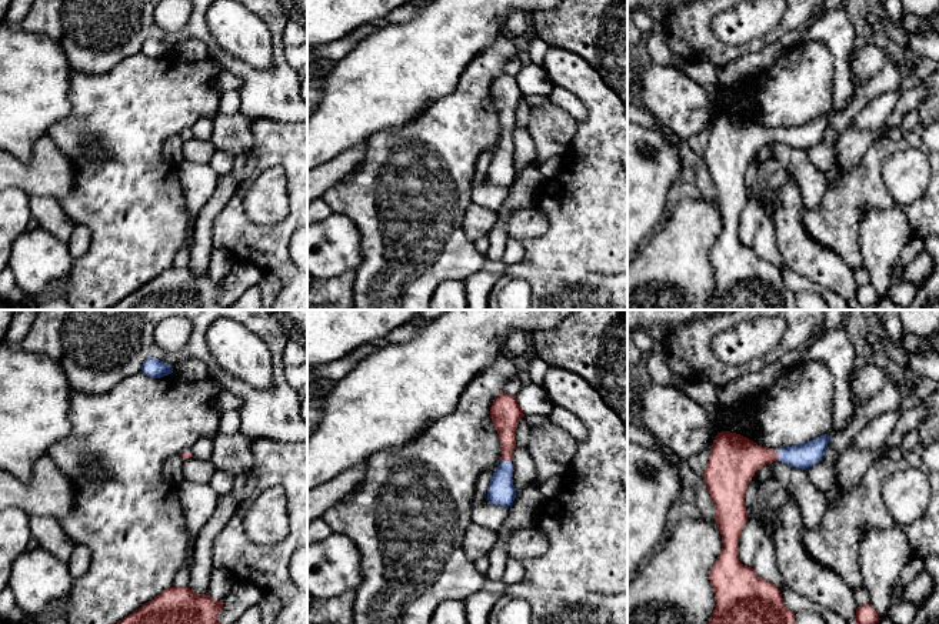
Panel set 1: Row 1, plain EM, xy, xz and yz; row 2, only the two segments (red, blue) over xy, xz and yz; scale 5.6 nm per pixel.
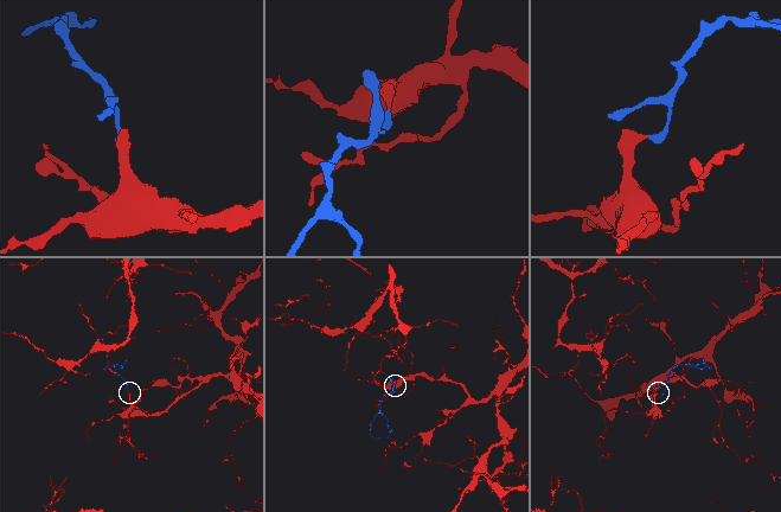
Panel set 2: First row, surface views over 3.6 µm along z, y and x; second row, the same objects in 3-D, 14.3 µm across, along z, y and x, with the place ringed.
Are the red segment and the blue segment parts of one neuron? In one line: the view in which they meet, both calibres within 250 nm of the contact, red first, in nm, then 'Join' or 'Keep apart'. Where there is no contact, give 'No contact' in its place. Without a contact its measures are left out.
Touches red in xz. Thickness 170 nm (red) against 150 nm. Join

